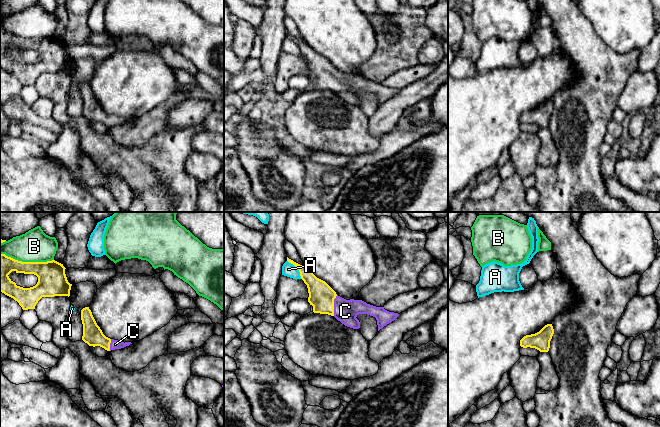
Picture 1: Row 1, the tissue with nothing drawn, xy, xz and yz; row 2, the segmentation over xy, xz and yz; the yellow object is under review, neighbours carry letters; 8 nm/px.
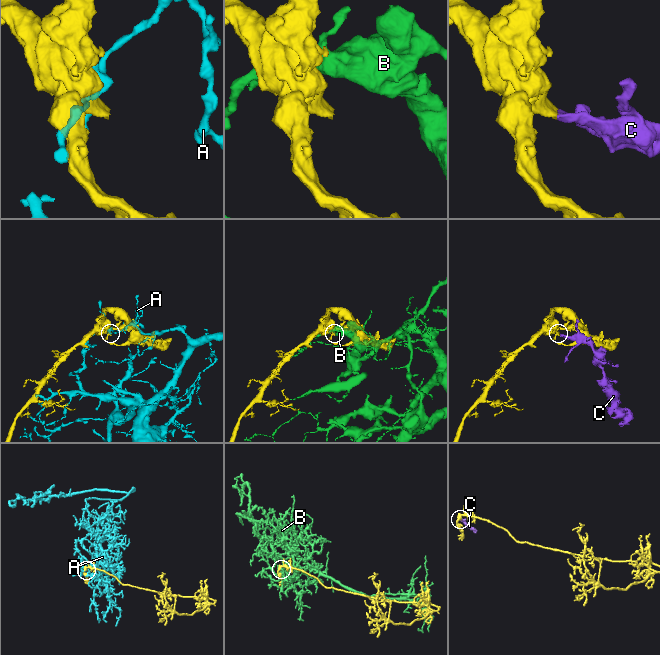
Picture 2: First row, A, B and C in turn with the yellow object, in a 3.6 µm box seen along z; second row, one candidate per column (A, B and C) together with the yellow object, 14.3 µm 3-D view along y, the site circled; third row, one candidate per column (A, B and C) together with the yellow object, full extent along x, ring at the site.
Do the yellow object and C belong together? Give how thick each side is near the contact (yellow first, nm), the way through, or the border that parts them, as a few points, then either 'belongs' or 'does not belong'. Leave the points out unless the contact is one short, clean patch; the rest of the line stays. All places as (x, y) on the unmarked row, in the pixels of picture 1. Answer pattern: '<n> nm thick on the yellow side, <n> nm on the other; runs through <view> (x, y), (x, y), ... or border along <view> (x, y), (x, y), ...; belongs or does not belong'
200 nm thick on the yellow side, 190 nm on the other; belongs

